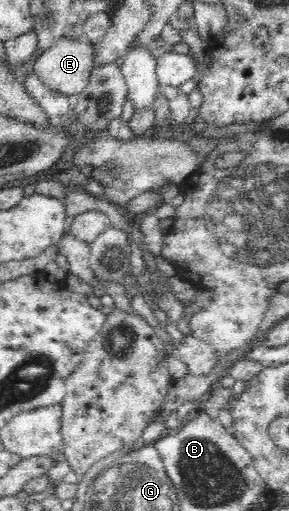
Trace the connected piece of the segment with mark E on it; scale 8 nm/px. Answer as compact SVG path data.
M64 37L52 42L52 46L48 50L44 50L41 55L38 55L33 72L50 90L73 98L88 84L94 66L94 56L94 44L90 43L87 38L69 39Z

